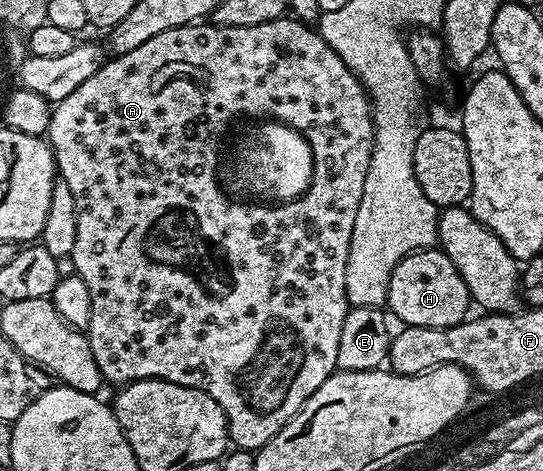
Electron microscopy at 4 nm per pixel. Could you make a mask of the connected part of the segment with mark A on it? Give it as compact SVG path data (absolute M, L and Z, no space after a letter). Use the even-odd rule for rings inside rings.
M283 17L276 21L264 21L260 25L248 25L247 27L202 26L206 25L187 25L176 29L168 29L164 33L156 33L156 37L152 37L152 41L144 41L144 45L140 45L123 55L114 55L107 58L98 71L92 73L92 77L88 77L88 81L84 81L84 85L80 85L80 89L68 93L68 97L64 97L58 103L53 104L50 112L48 142L50 148L54 151L57 174L64 181L68 181L68 189L72 189L72 197L76 197L76 245L72 258L78 271L77 275L84 281L84 285L88 285L88 297L92 297L92 321L88 328L88 338L92 345L92 357L96 357L96 365L100 369L103 380L107 384L125 385L135 383L138 379L163 379L164 381L172 381L176 385L206 391L208 397L212 397L216 401L216 405L220 405L220 409L224 409L224 417L228 421L228 429L230 430L231 444L243 451L257 453L265 443L272 441L272 437L276 437L276 433L280 433L282 426L303 407L308 401L308 397L312 397L312 393L316 393L316 389L320 389L320 385L324 385L327 377L334 374L337 368L340 332L344 329L344 317L350 312L352 306L346 296L346 262L350 252L356 213L360 209L360 197L364 197L364 177L368 177L368 165L372 157L374 117L370 97L363 89L362 82L352 73L352 69L348 69L348 65L344 65L344 61L340 61L338 54L324 42L317 30L313 26L303 23L301 19ZM245 115L250 119L263 118L262 120L267 119L285 123L287 127L292 128L293 131L299 131L306 138L314 158L314 164L312 165L310 183L303 195L299 195L297 199L288 199L285 203L274 203L273 205L259 205L254 201L237 203L236 200L229 199L226 196L225 189L218 184L218 150L222 147L222 138L226 135L226 126L233 119L242 119Z

